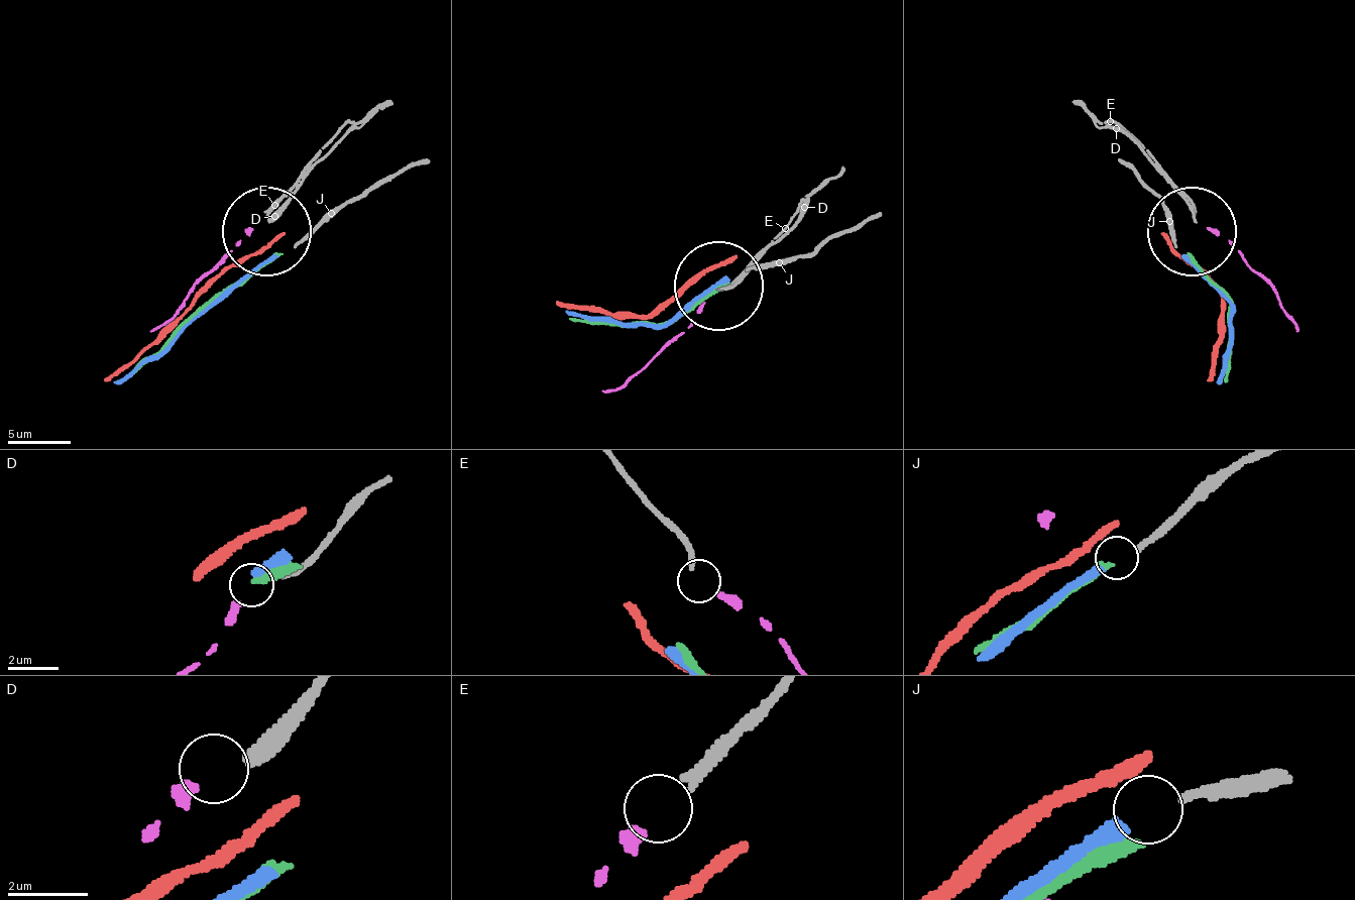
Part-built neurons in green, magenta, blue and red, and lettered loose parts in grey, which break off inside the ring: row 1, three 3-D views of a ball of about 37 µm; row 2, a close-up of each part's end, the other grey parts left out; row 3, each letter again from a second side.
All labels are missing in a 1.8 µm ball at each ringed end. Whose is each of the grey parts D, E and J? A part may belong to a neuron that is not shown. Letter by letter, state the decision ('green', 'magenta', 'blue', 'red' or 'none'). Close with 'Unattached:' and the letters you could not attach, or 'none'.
D: none
E: magenta
J: blue
Unattached: D

